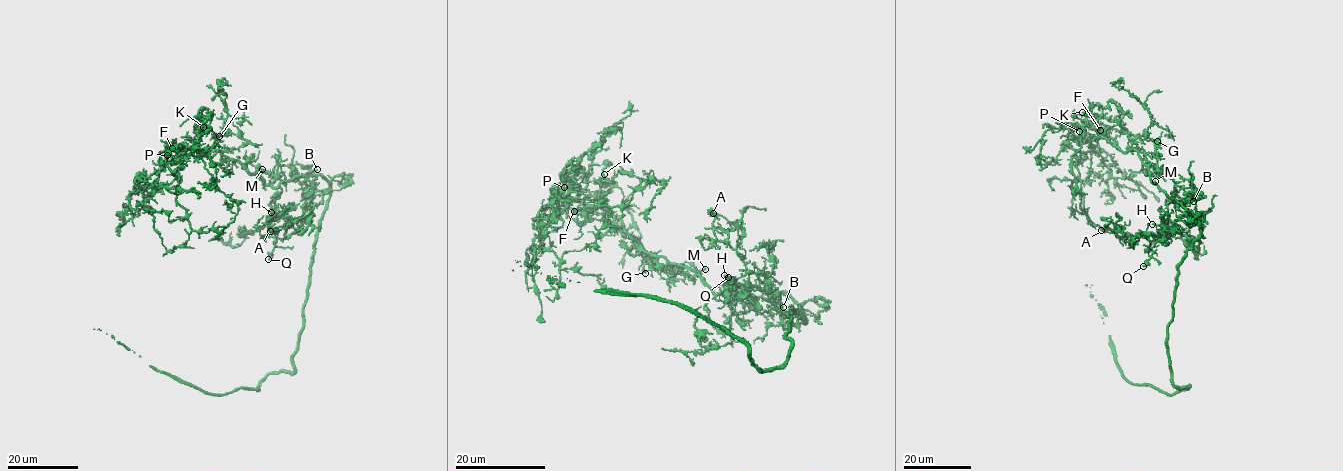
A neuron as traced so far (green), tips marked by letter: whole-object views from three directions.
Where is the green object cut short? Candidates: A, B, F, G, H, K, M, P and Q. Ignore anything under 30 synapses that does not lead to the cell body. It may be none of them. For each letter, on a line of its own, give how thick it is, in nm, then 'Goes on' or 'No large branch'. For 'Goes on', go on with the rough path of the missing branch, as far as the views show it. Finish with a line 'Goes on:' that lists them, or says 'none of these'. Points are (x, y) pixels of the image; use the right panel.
A: Thickness 110 nm. No large branch
B: Thickness 200 nm. Goes on
F: Thickness 100 nm. No large branch
G: Thickness 180 nm. No large branch
H: Thickness 200 nm. Goes on. Course of what is missing: (1152, 224), (1147, 220), (1148, 214), (1129, 210)
K: Thickness 220 nm. No large branch
M: Thickness 140 nm. Goes on. Course of what is missing: (1155, 181), (1154, 176), (1163, 183), (1161, 186), (1138, 176)
P: Thickness 130 nm. No large branch
Q: Thickness 170 nm. No large branch
Goes on: B, H, M

